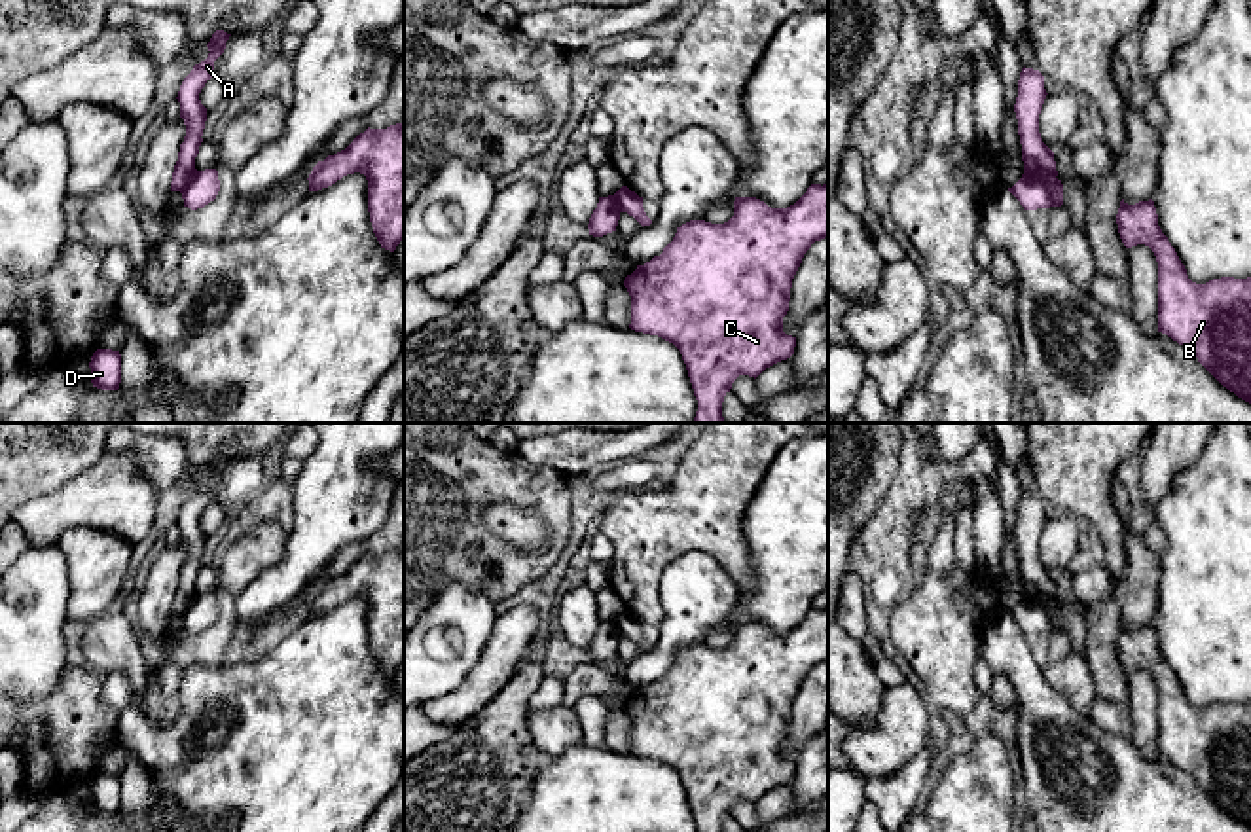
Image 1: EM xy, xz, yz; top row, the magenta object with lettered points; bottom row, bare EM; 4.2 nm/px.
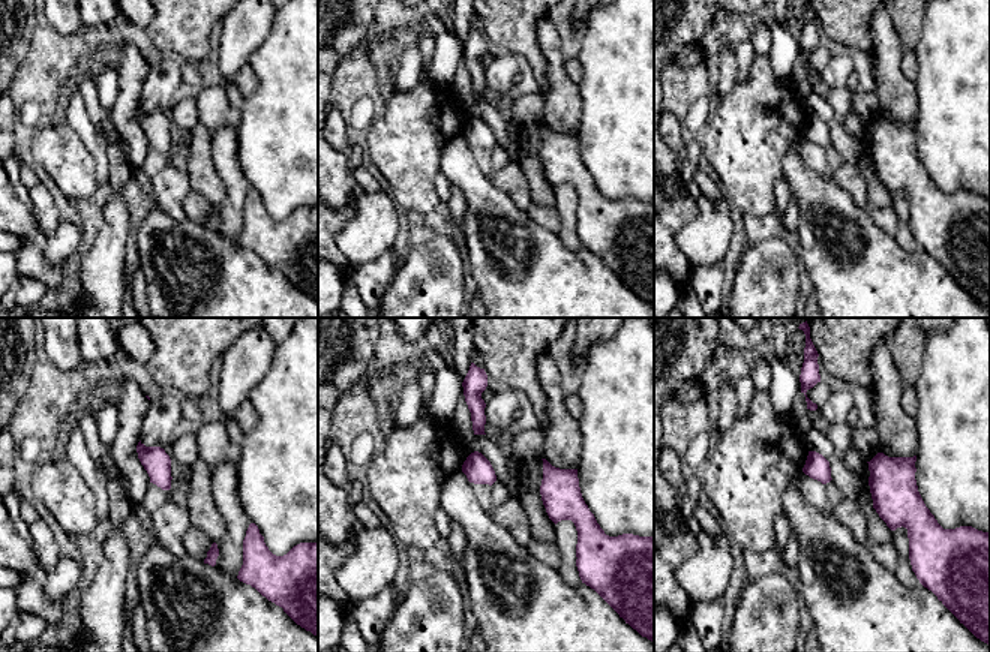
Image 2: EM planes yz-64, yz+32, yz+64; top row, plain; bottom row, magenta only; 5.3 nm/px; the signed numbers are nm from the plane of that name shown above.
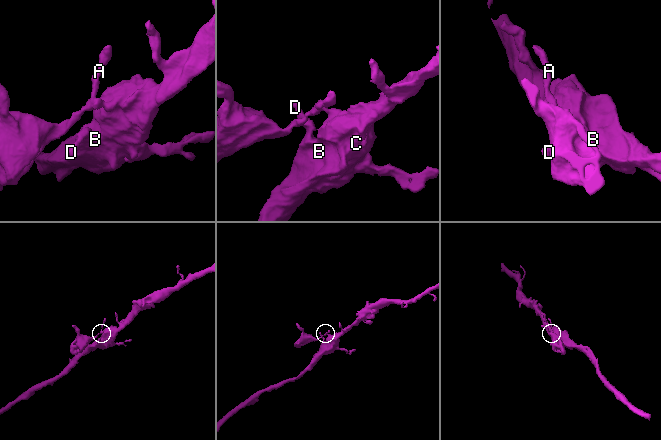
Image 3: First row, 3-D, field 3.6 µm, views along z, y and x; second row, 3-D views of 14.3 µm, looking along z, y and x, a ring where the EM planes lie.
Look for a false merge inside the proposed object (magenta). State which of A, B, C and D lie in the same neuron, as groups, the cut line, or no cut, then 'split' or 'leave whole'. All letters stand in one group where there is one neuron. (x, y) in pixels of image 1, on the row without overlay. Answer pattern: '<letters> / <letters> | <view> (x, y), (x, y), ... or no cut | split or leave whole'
A / B C D | yz (1024, 594), (1045, 609), (1051, 630) | split

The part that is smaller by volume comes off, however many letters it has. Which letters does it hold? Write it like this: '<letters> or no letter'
A

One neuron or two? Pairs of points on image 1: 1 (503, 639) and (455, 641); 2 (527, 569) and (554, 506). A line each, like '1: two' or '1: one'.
1: two
2: one

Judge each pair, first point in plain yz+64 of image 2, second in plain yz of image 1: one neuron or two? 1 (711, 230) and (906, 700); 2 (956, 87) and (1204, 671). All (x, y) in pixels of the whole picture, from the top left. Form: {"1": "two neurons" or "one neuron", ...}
{"1": "one neuron", "2": "one neuron"}

